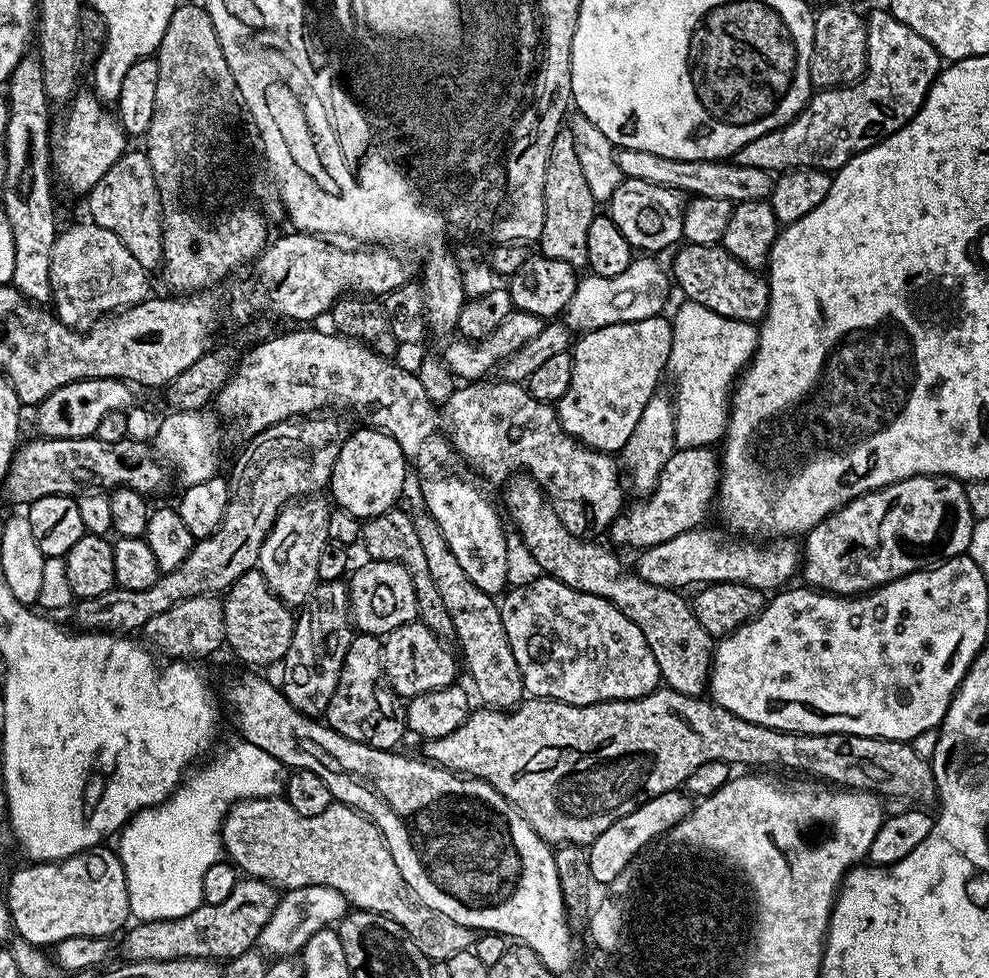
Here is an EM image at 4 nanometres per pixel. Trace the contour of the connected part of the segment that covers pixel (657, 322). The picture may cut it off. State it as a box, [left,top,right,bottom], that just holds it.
[555,315,672,453]

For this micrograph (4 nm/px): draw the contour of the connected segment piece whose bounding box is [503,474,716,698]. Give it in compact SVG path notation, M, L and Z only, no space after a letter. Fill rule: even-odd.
M517 474L503 488L503 507L506 512L508 507L507 515L510 520L512 515L512 520L520 531L519 539L534 556L540 570L572 590L604 597L618 606L626 618L642 630L647 645L653 651L654 660L658 663L661 681L676 693L701 697L710 682L716 642L696 618L691 603L684 600L681 597L683 595L675 589L654 586L635 571L626 571L607 543L596 544L600 542L574 536L570 530L566 530L548 497L532 476Z

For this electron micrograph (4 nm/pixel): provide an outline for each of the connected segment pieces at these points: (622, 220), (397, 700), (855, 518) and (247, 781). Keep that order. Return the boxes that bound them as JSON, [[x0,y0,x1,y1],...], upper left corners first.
[[606,178,685,254],[326,635,406,750],[802,476,973,596],[118,738,289,921]]

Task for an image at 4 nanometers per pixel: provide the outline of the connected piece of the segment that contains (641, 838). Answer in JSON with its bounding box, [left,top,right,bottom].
[587,790,694,886]

